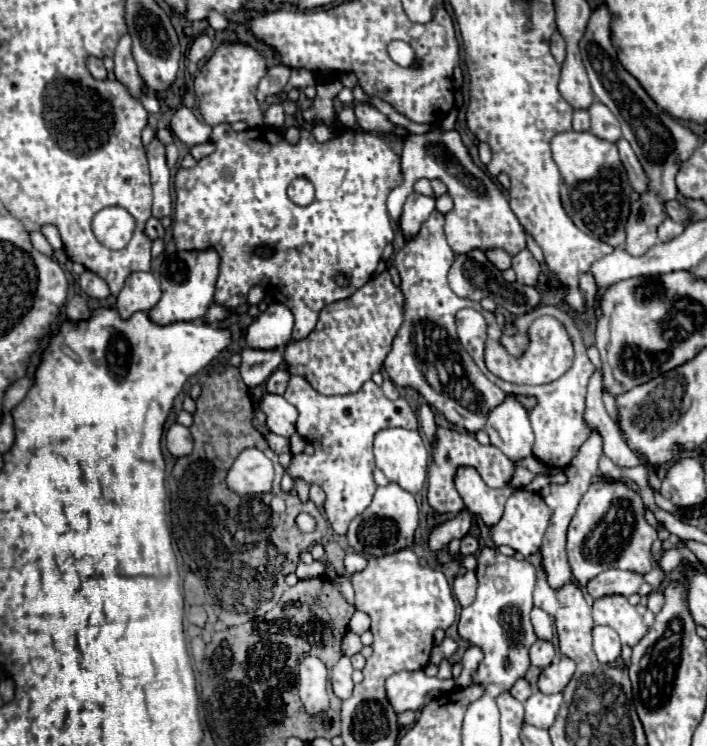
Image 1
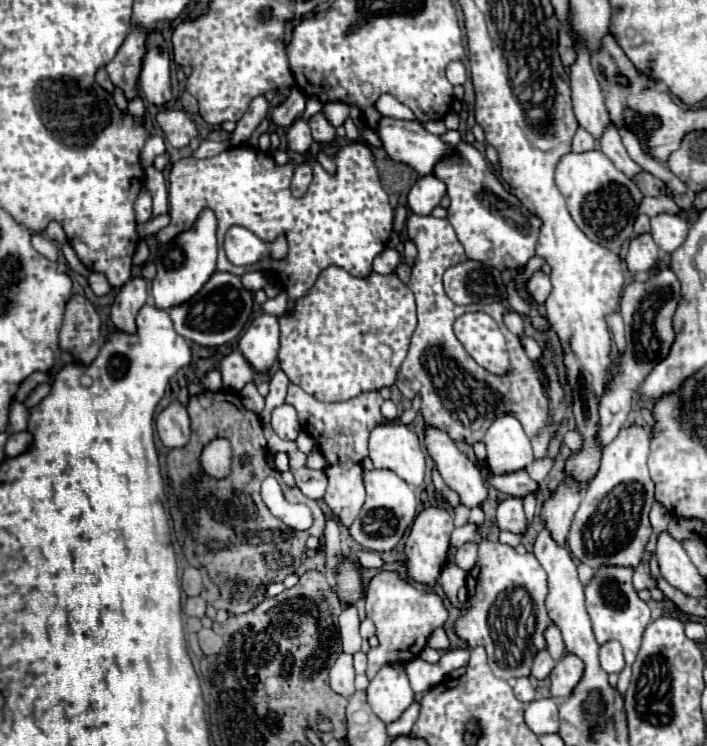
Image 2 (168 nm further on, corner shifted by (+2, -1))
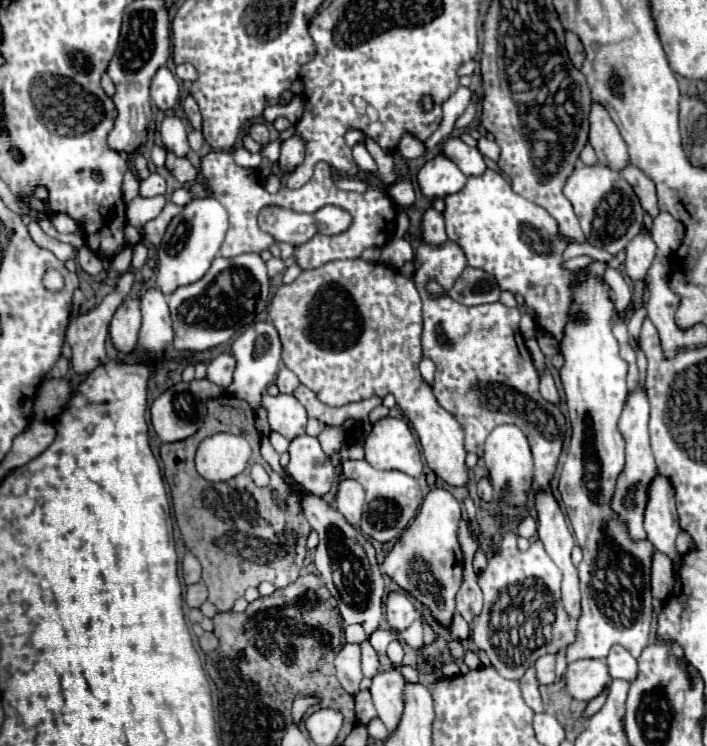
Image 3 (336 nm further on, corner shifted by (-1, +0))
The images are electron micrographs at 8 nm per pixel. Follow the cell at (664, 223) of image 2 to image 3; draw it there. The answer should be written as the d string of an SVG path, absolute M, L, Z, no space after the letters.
M661 211L653 221L651 237L663 255L673 255L685 237L685 227L681 221L673 219L667 211Z

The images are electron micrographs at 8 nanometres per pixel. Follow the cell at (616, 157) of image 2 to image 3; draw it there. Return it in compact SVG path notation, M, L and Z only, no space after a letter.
M629 163L629 165L621 171L621 175L629 181L629 185L633 185L635 193L637 193L639 199L641 199L643 209L645 209L651 217L657 217L659 207L657 207L657 193L655 193L653 181L651 181L639 167L635 167L633 163Z

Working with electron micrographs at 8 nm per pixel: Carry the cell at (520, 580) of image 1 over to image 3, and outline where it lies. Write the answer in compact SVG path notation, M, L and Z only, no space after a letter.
M505 533L499 551L495 551L489 559L489 565L485 571L479 573L479 587L485 597L485 605L481 615L477 617L477 623L473 625L473 641L479 649L487 653L491 659L491 665L501 673L505 679L521 679L523 673L543 655L547 653L557 653L571 645L575 641L575 629L561 605L561 571L549 555L545 553L541 541L531 543L527 551L519 551L517 547L517 535L515 533Z

